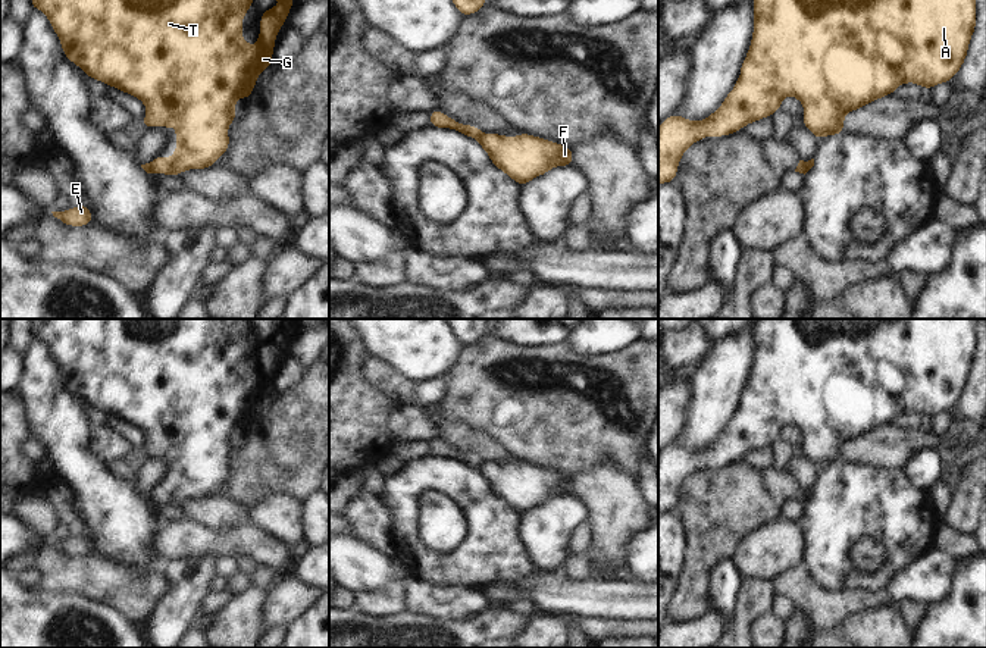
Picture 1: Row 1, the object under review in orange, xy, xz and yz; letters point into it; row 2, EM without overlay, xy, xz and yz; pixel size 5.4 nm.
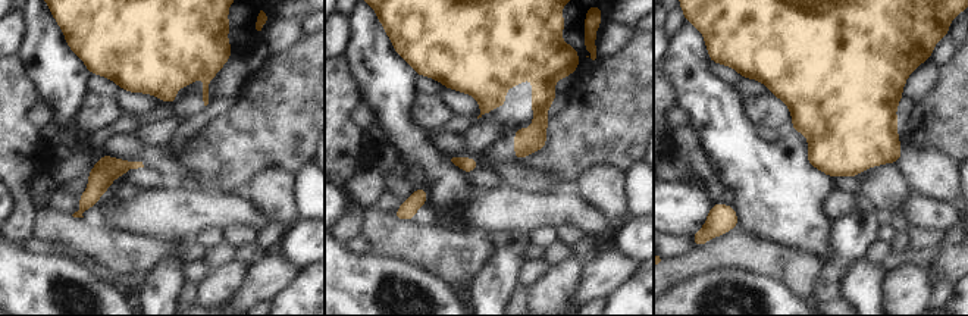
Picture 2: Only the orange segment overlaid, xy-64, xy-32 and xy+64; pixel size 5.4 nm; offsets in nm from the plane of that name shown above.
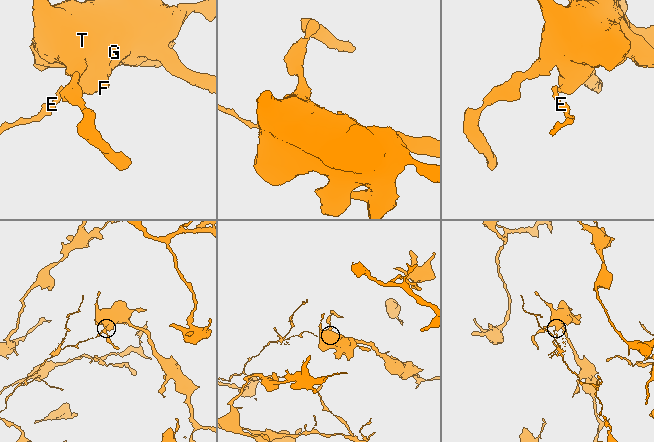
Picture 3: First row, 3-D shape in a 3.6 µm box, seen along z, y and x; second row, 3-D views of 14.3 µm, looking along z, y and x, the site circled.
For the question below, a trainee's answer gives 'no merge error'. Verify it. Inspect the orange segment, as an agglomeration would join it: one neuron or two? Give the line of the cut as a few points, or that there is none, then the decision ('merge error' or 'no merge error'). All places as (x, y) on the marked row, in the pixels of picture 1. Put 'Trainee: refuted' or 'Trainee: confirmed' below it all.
cut xz (484, 134), (476, 138); merge error
Trainee: refuted

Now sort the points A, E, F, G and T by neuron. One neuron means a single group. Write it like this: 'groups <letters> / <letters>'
groups A F G T / E

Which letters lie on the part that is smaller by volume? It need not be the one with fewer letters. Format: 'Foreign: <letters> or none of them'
Foreign: E

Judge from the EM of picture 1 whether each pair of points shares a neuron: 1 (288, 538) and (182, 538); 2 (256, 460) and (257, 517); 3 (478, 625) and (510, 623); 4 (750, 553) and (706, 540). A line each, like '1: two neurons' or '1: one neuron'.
1: two neurons
2: two neurons
3: one neuron
4: two neurons

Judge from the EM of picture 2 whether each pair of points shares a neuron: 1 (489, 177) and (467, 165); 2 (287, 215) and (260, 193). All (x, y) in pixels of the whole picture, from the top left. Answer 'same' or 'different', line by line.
1: different
2: same

